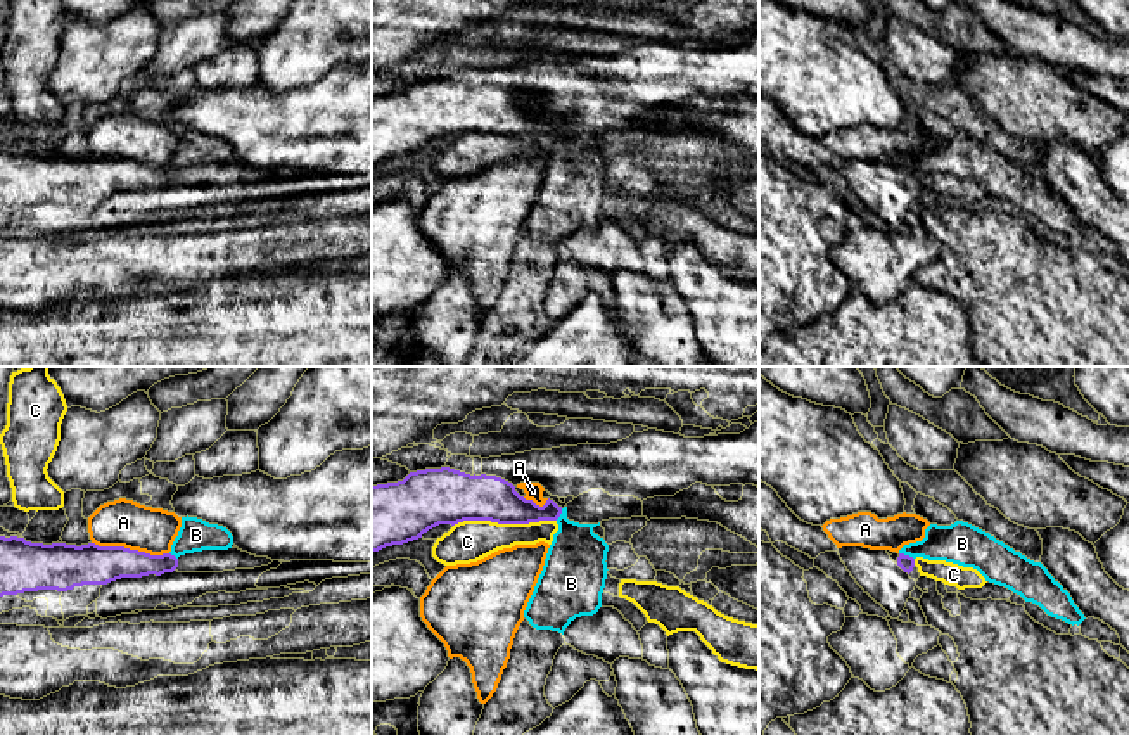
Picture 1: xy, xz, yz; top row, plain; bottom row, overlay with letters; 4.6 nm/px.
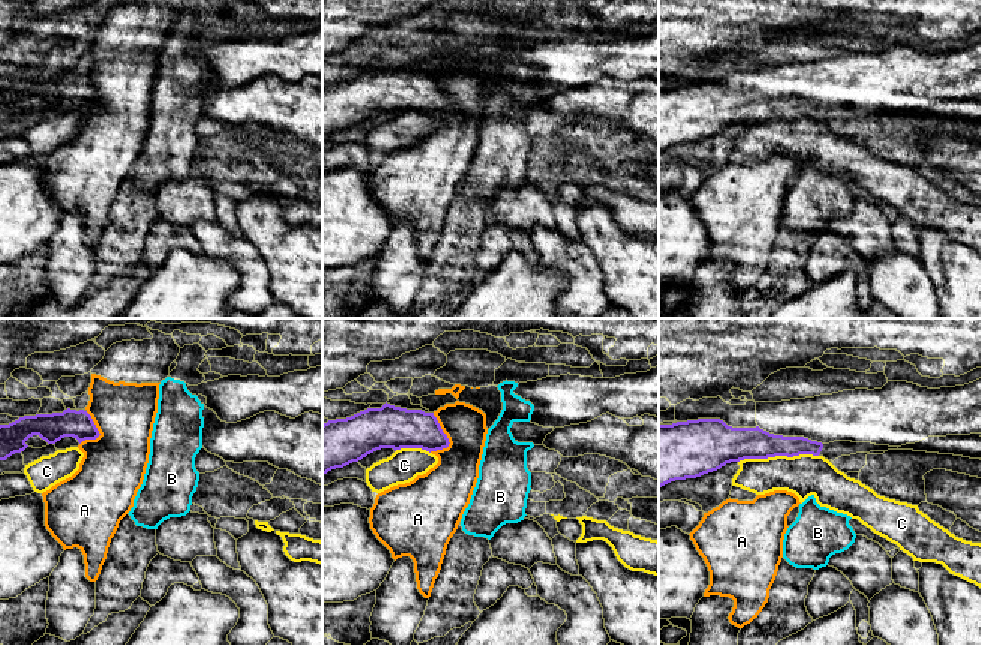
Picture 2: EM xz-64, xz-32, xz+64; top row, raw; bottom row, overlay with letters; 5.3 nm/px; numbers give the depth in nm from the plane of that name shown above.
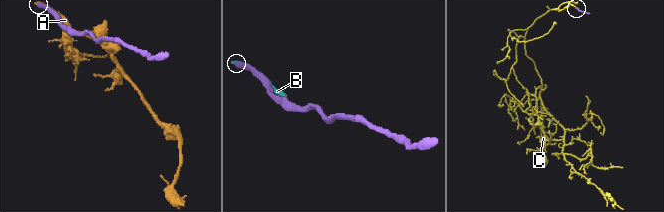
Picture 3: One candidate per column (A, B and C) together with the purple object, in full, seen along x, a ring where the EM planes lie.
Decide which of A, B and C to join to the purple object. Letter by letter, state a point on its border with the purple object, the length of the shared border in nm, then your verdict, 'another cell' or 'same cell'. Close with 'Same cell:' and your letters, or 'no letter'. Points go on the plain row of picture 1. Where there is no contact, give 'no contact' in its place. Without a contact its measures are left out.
A: xy (128, 161) | 360 nm | another cell
B: yz (906, 168) | 80 nm | another cell
C: xz (503, 135) | 480 nm | another cell
Same cell: no letter

